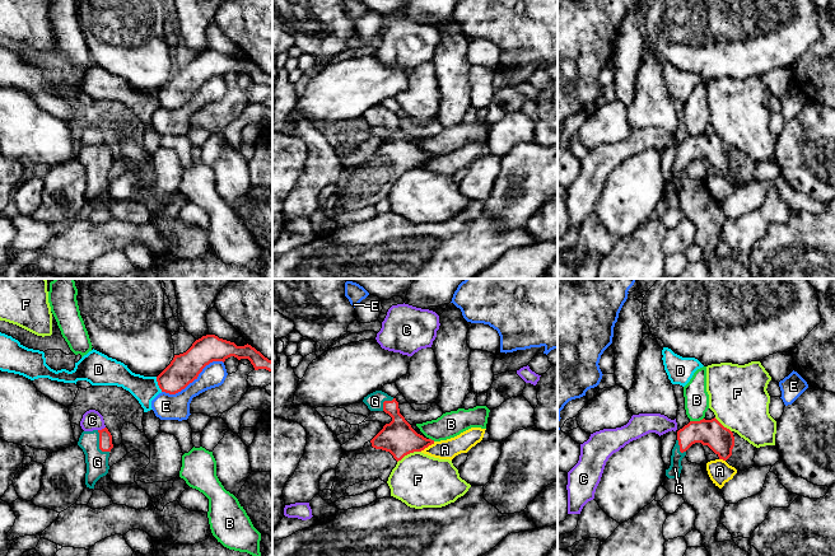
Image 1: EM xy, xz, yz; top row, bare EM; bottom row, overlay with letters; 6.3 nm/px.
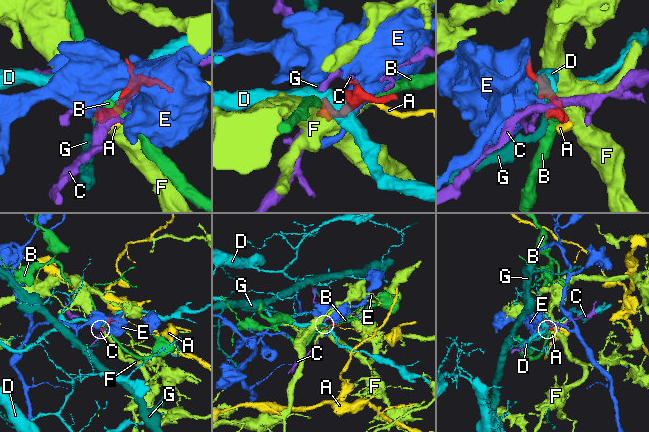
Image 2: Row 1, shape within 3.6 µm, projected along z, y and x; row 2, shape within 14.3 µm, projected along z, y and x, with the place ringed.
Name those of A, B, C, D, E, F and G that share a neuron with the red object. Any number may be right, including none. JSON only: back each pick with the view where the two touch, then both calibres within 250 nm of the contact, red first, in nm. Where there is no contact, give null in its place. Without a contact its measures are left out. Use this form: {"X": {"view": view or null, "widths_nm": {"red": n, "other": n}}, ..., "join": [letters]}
{"G": {"view": "xy", "widths_nm": {"red": 80, "other": 140}}, "join": ["G"]}

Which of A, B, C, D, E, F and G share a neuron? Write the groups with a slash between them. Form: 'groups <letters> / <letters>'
groups A / B / C / D / E / F / G

